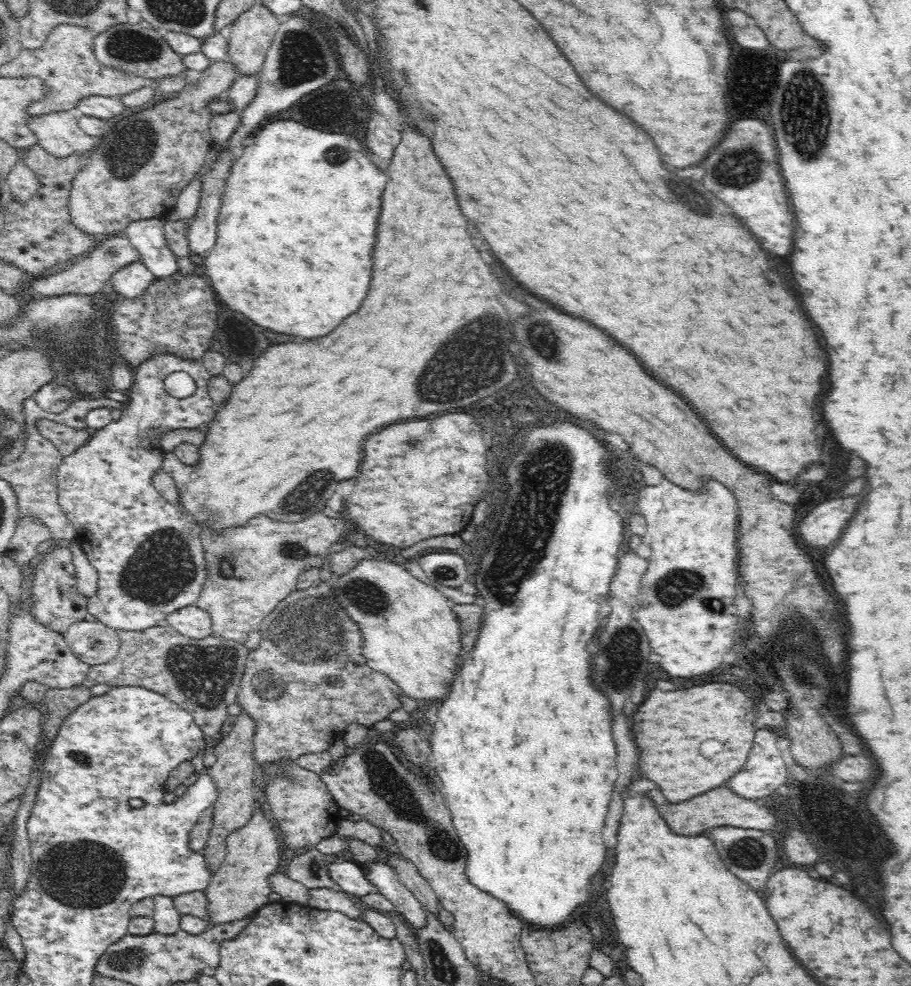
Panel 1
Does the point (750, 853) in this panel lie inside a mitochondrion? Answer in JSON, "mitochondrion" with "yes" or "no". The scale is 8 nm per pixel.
{"mitochondrion":"yes"}

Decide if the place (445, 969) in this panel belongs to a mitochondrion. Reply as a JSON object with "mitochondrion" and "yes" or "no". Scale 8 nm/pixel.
{"mitochondrion":"yes"}

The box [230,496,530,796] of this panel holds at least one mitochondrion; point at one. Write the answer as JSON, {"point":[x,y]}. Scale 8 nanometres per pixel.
{"point":[309,626]}

